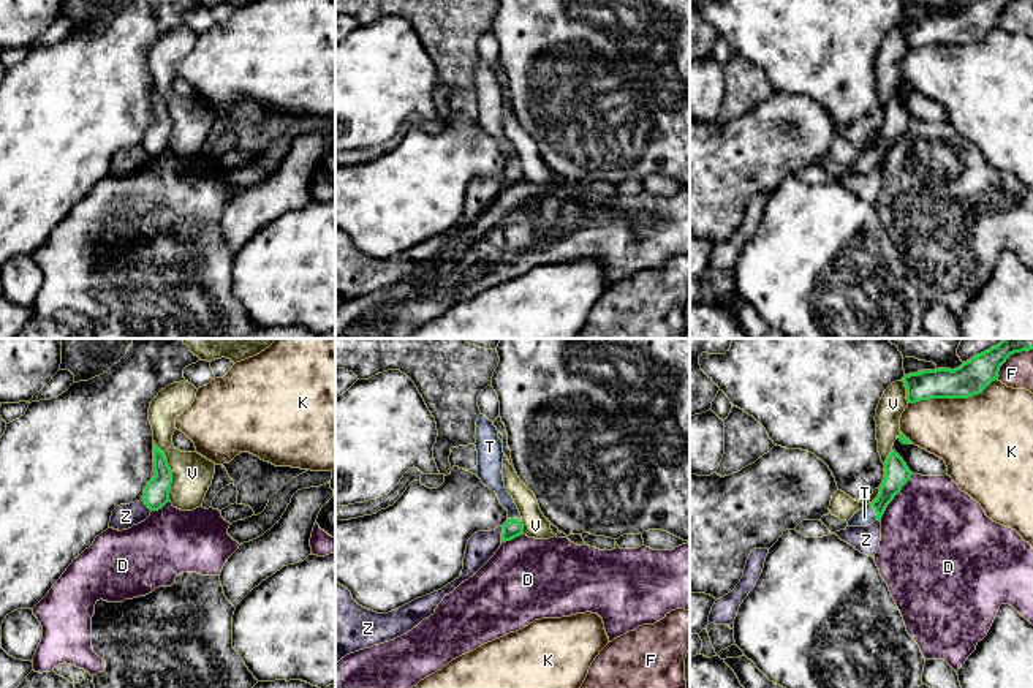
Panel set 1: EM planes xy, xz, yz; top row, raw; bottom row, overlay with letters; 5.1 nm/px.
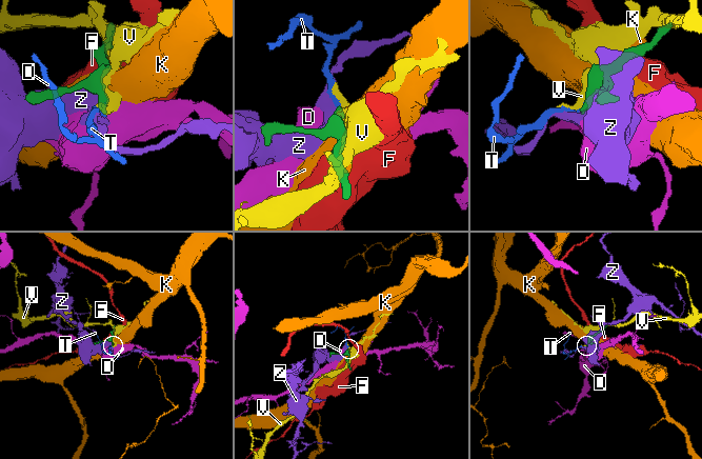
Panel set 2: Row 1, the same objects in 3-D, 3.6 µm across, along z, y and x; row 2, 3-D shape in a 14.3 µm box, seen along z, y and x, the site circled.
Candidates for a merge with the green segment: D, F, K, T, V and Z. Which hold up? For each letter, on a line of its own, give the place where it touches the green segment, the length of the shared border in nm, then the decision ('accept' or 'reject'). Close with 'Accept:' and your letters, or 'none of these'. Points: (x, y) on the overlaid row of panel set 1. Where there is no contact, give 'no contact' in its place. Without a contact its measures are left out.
D: contact yz (894, 495); length 300 nm; reject
F: contact yz (1010, 355); length 240 nm; reject
K: contact yz (953, 397); length 480 nm; reject
T: contact yz (875, 511); length 100 nm; accept
V: contact xy (170, 470); length 320 nm; reject
Z: contact xz (502, 533); length 90 nm; reject
Accept: T

